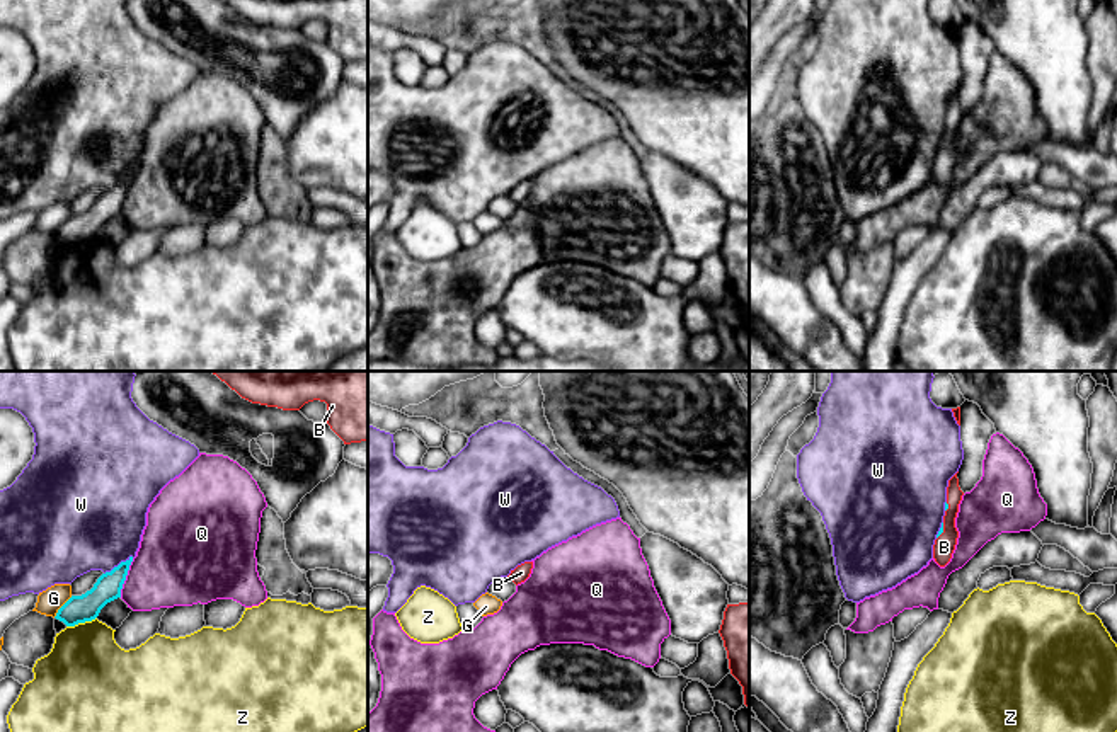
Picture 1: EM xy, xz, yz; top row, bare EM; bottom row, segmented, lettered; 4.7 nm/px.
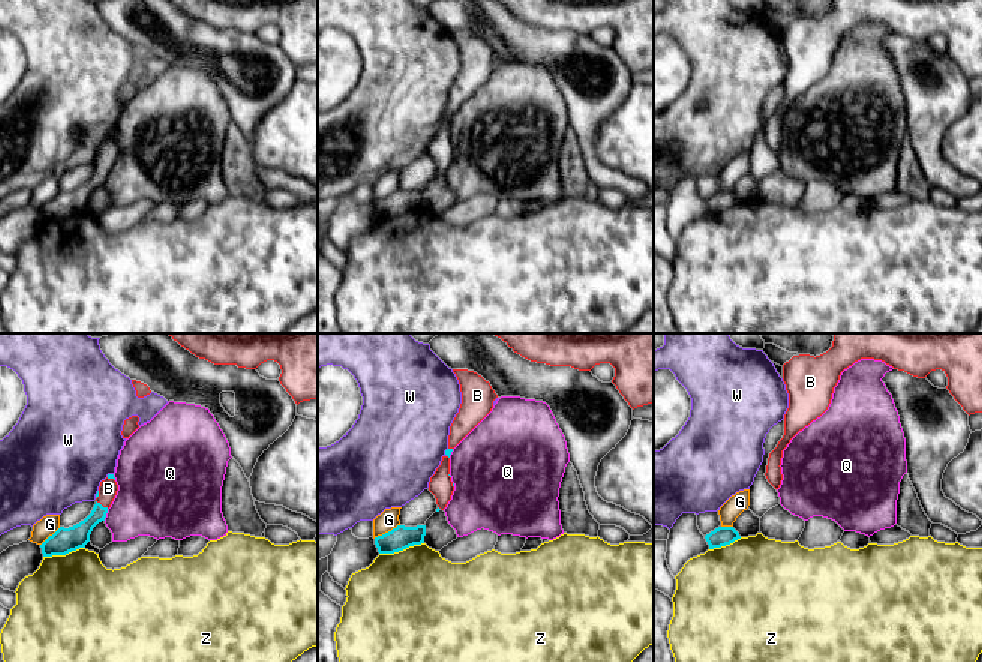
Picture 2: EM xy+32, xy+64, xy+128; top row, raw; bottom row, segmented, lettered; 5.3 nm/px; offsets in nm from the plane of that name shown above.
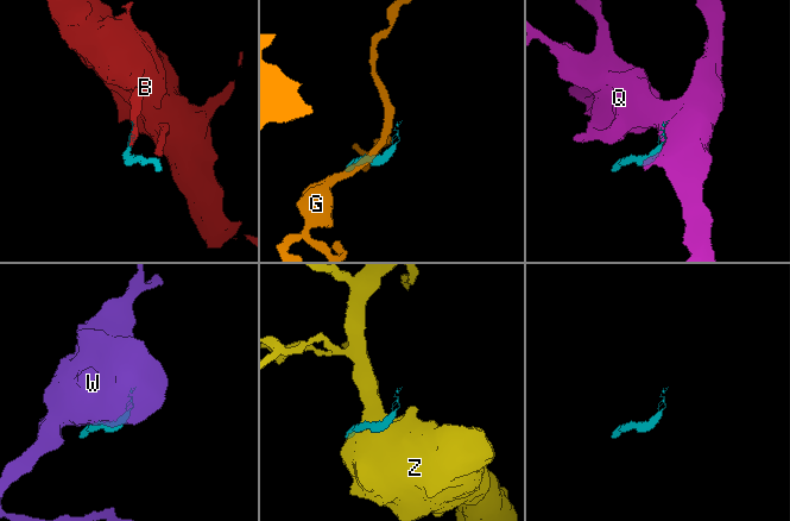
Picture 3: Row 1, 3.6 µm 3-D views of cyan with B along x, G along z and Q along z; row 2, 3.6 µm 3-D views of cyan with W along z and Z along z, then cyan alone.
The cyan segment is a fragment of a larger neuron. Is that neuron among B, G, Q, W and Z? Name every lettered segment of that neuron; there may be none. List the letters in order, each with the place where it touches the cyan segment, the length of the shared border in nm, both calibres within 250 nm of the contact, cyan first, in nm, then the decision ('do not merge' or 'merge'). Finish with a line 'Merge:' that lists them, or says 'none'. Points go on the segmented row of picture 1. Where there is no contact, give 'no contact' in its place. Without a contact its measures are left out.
B: yz (942, 531) | 90 nm | 20/100 nm | merge
G: xy (62, 606) | 140 nm | 130/110 nm | do not merge
Q: xy (125, 577) | 200 nm | 130/380 nm | do not merge
W: xy (120, 564) | 170 nm | 130/480 nm | do not merge
Z: xy (80, 622) | 150 nm | 130/400 nm | do not merge
Merge: B

